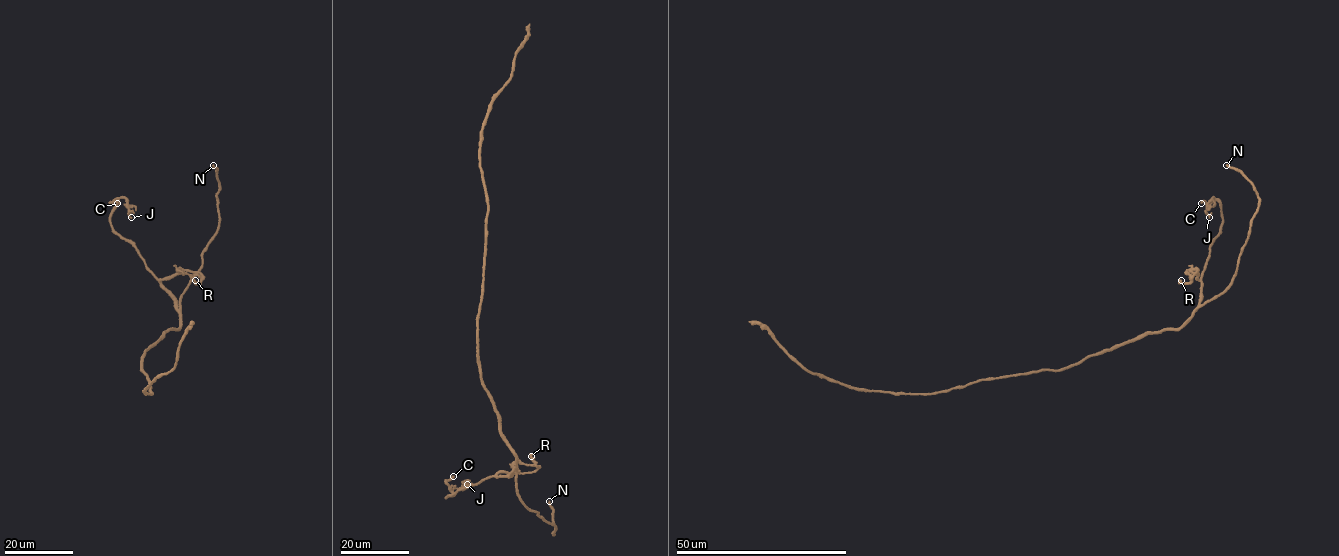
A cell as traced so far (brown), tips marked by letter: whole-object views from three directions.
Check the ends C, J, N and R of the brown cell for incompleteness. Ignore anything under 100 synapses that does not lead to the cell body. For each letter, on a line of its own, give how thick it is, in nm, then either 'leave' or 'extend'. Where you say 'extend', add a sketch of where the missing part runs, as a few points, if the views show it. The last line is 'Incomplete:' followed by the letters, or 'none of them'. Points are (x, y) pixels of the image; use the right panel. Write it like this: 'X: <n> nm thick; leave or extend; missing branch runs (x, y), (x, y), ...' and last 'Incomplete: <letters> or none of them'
C: 260 nm thick; leave
J: 120 nm thick; leave
N: 260 nm thick; extend; missing branch runs (1226, 165), (1183, 137)
R: 150 nm thick; leave
Incomplete: N

